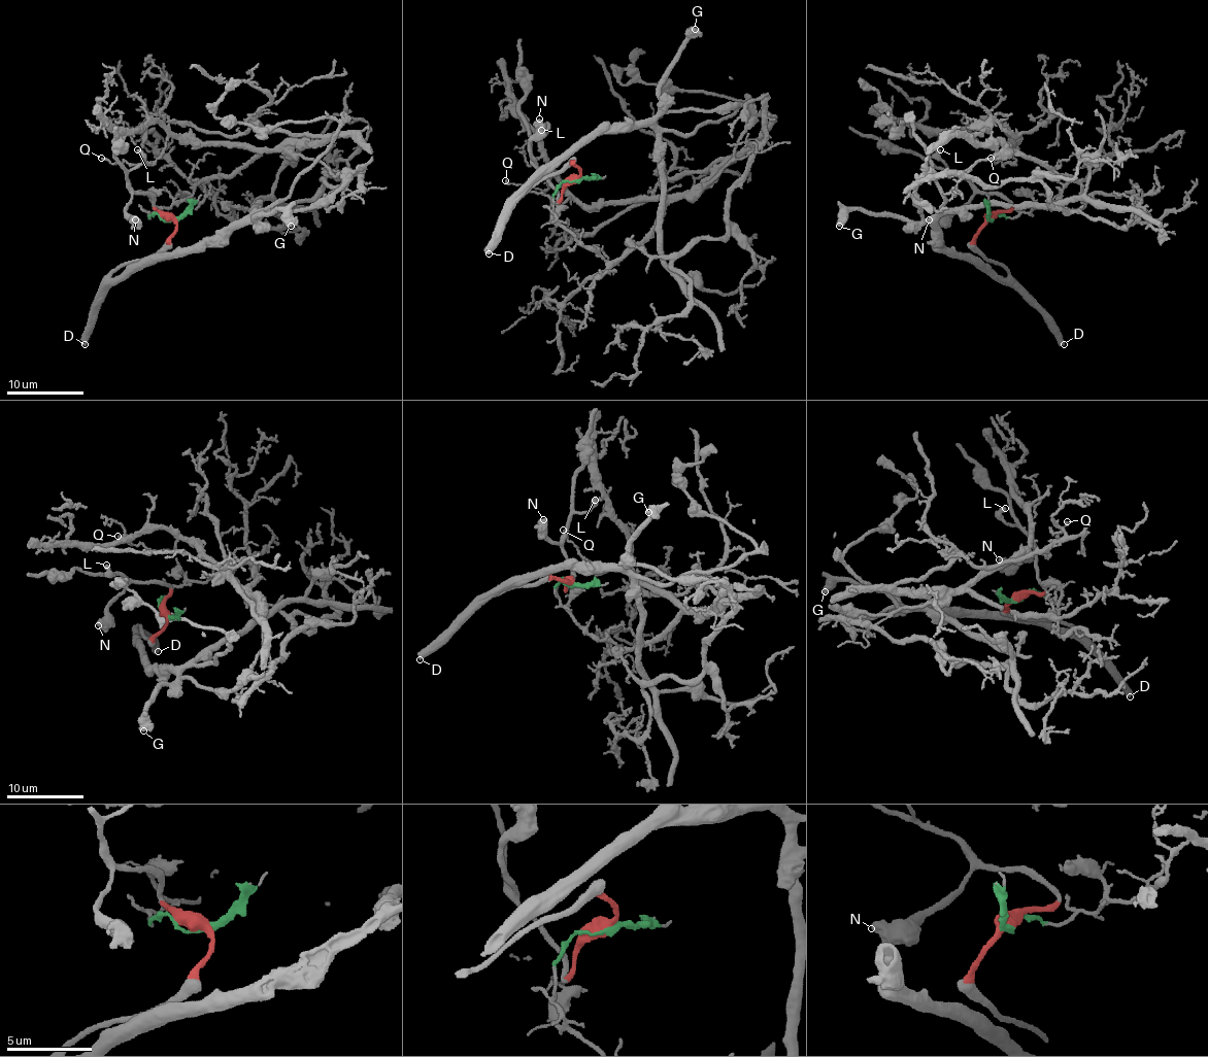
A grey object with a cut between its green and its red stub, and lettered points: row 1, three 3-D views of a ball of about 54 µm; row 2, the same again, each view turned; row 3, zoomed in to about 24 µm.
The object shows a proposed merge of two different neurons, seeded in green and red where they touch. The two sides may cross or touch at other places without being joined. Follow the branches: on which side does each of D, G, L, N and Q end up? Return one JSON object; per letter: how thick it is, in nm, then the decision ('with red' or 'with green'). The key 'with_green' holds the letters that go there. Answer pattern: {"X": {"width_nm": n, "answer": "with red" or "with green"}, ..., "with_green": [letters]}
{"D": {"width_nm": 480, "answer": "with red"}, "G": {"width_nm": 600, "answer": "with red"}, "L": {"width_nm": 320, "answer": "with red"}, "N": {"width_nm": 650, "answer": "with red"}, "Q": {"width_nm": 140, "answer": "with green"}, "with_green": ["Q"]}

